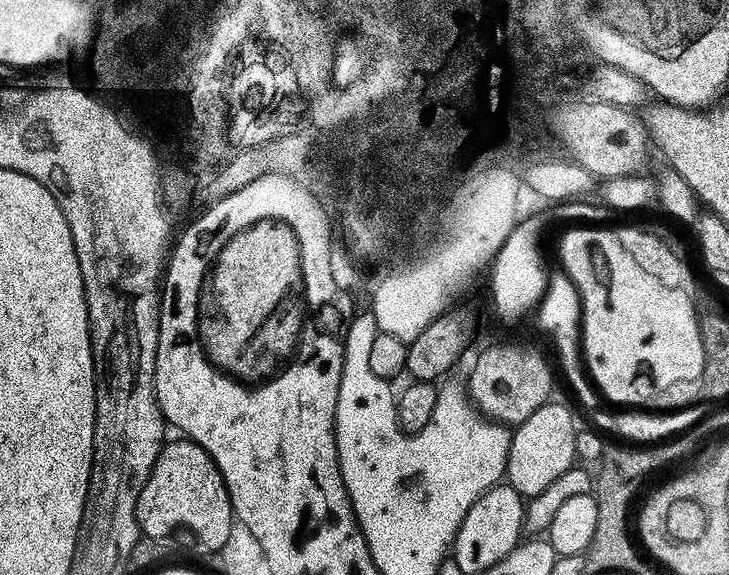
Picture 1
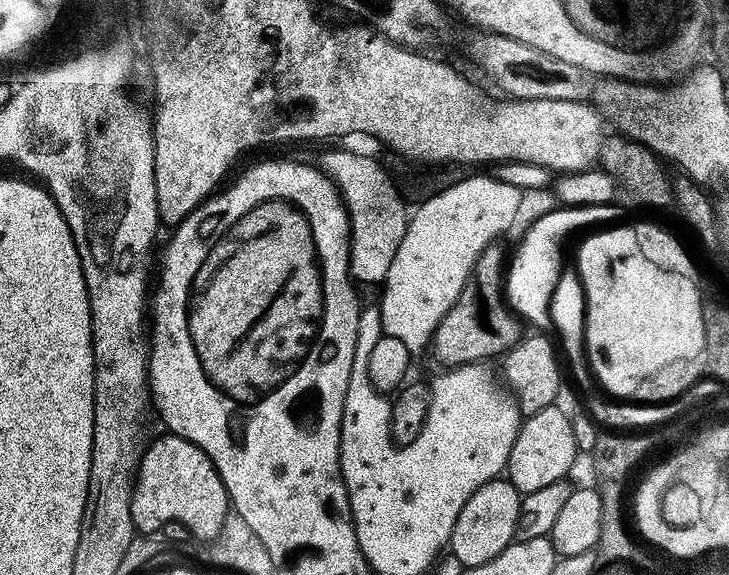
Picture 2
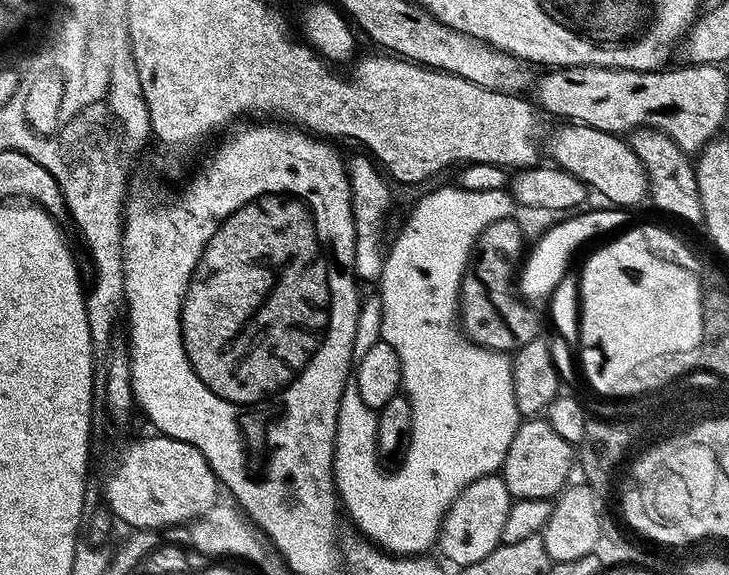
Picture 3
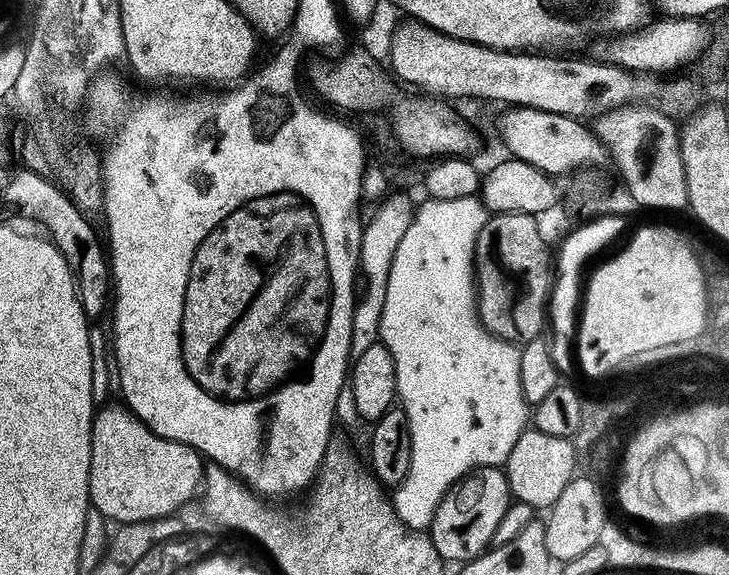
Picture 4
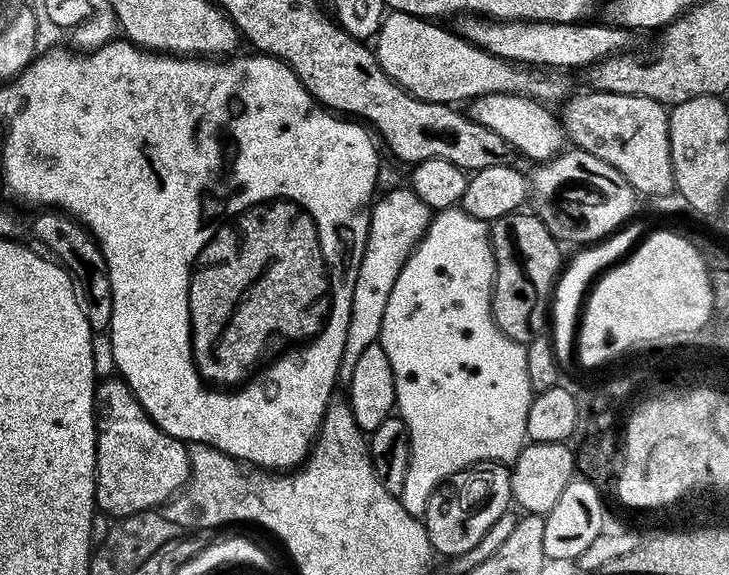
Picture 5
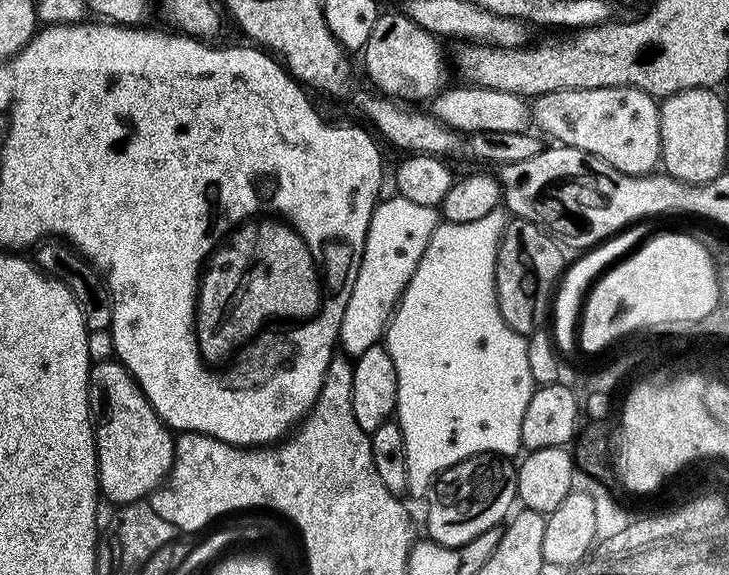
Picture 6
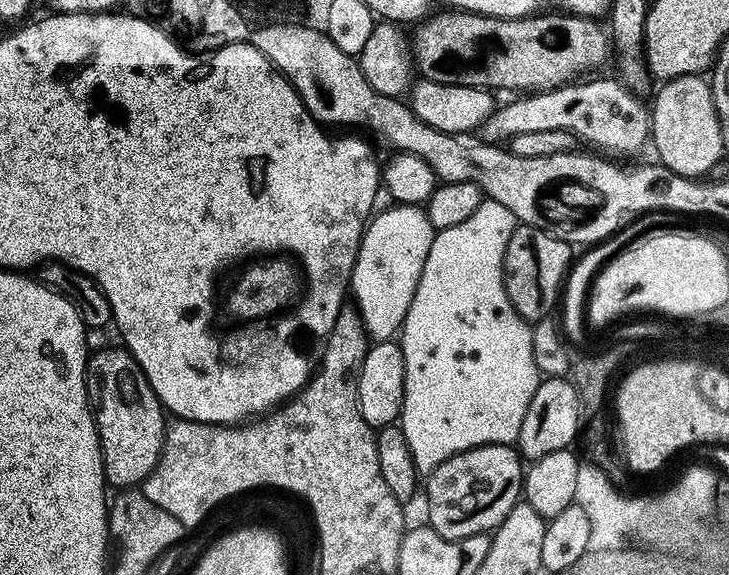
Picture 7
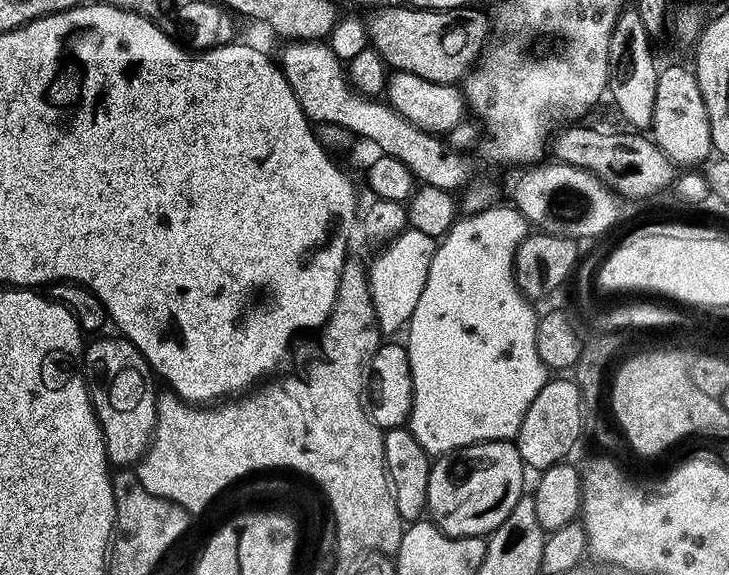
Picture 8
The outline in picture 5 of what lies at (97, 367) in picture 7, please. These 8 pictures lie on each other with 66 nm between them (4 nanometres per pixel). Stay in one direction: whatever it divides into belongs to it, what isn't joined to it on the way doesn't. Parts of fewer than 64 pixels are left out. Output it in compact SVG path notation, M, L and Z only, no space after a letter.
M101 379L96 386L96 506L101 513L119 518L150 512L168 503L188 481L189 445L160 429L142 410L125 380Z

